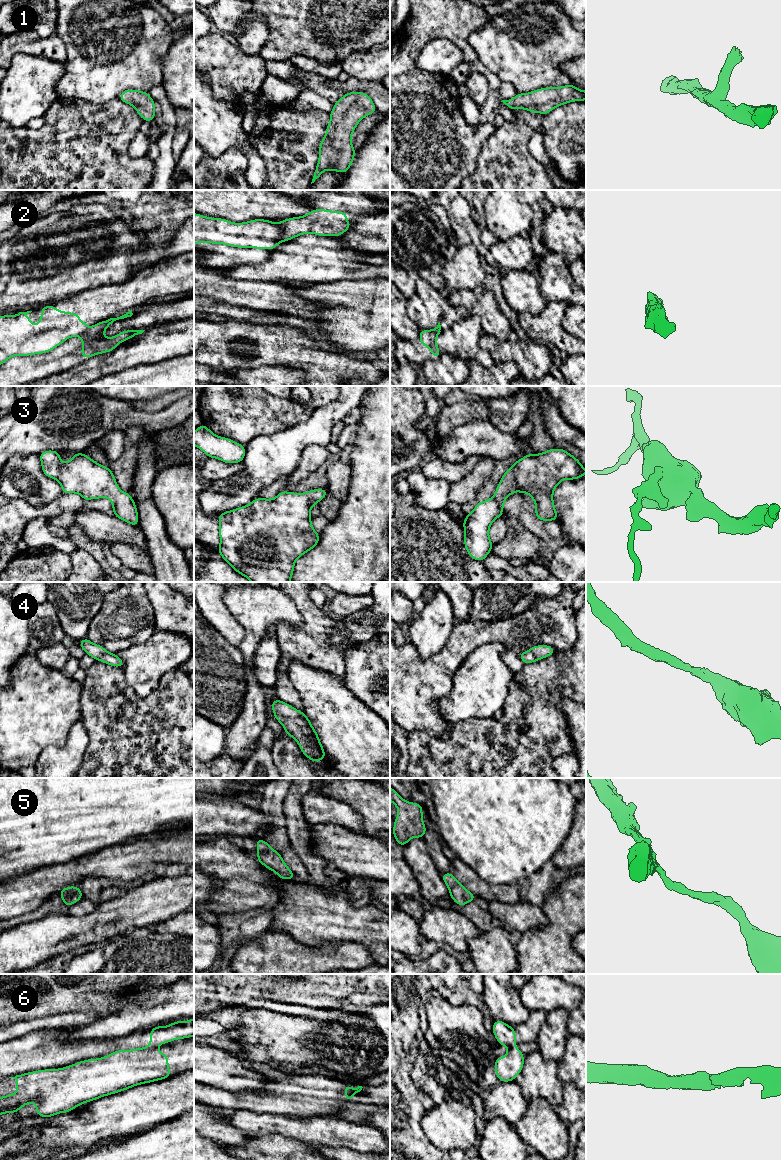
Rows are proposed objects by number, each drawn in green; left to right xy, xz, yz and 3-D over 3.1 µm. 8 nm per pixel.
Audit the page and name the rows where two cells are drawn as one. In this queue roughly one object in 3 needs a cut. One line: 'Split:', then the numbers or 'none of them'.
Split: 2, 6

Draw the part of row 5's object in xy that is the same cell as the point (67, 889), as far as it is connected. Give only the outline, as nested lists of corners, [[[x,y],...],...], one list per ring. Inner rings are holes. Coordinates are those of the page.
[[[78,886],[65,887],[59,890],[58,893],[62,897],[63,904],[68,907],[83,898],[82,891]]]

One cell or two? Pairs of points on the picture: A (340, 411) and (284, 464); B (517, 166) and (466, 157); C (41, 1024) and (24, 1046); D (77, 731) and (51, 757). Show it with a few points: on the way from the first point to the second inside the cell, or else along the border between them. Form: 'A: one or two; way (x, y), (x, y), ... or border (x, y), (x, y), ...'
A: one; way (325, 418), (294, 449)
B: two; border (488, 138), (478, 156), (478, 168), (464, 179)
C: two; border (59, 1028), (37, 1029), (14, 1039)
D: one; way (77, 739), (59, 757)

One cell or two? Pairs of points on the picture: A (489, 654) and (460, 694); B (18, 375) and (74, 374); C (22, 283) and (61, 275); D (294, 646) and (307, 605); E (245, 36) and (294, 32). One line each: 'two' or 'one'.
A: one
B: two
C: one
D: one
E: two

